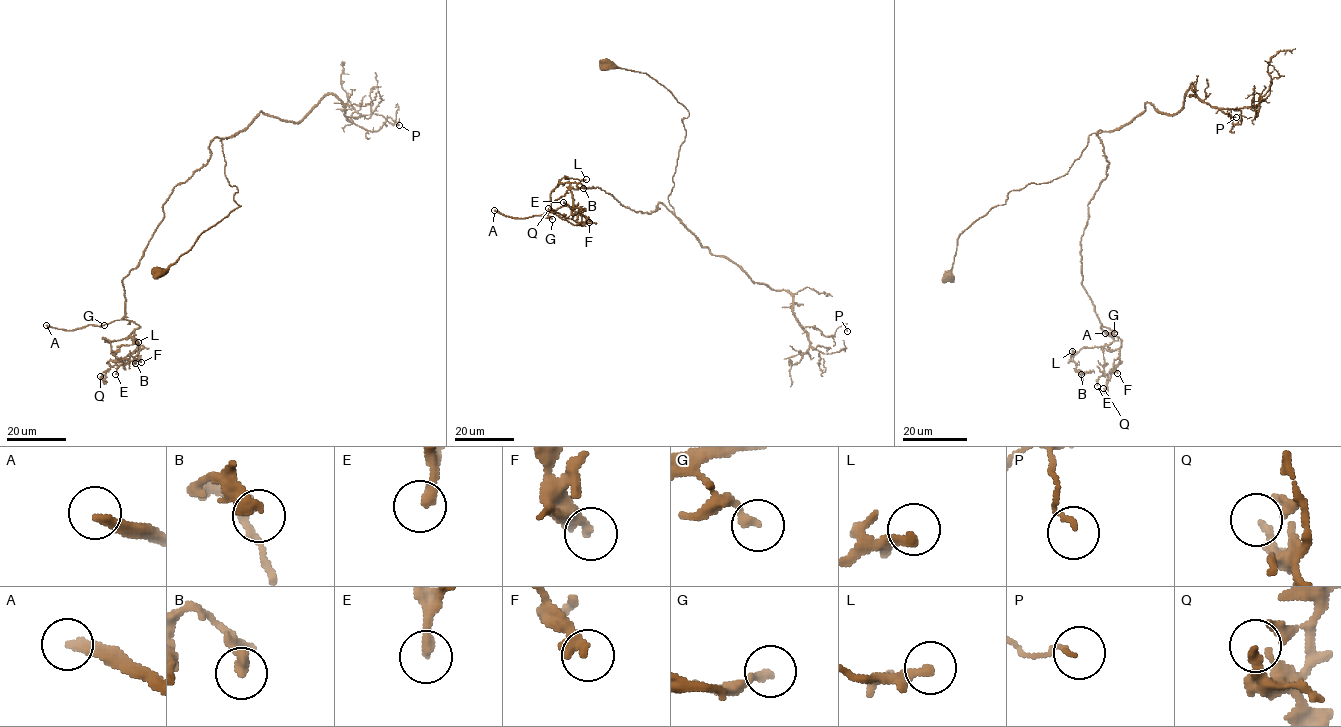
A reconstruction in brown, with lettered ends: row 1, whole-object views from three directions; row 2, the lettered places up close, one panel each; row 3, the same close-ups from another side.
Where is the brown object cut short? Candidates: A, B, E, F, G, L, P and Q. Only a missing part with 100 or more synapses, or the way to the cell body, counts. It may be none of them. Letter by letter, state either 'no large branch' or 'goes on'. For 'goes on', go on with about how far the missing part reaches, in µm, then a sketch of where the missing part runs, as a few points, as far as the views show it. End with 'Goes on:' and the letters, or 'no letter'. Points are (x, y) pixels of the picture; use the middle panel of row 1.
A: goes on | 50 µm
B: no large branch
E: no large branch
F: no large branch
G: no large branch
L: no large branch
P: no large branch
Q: no large branch
Goes on: A

